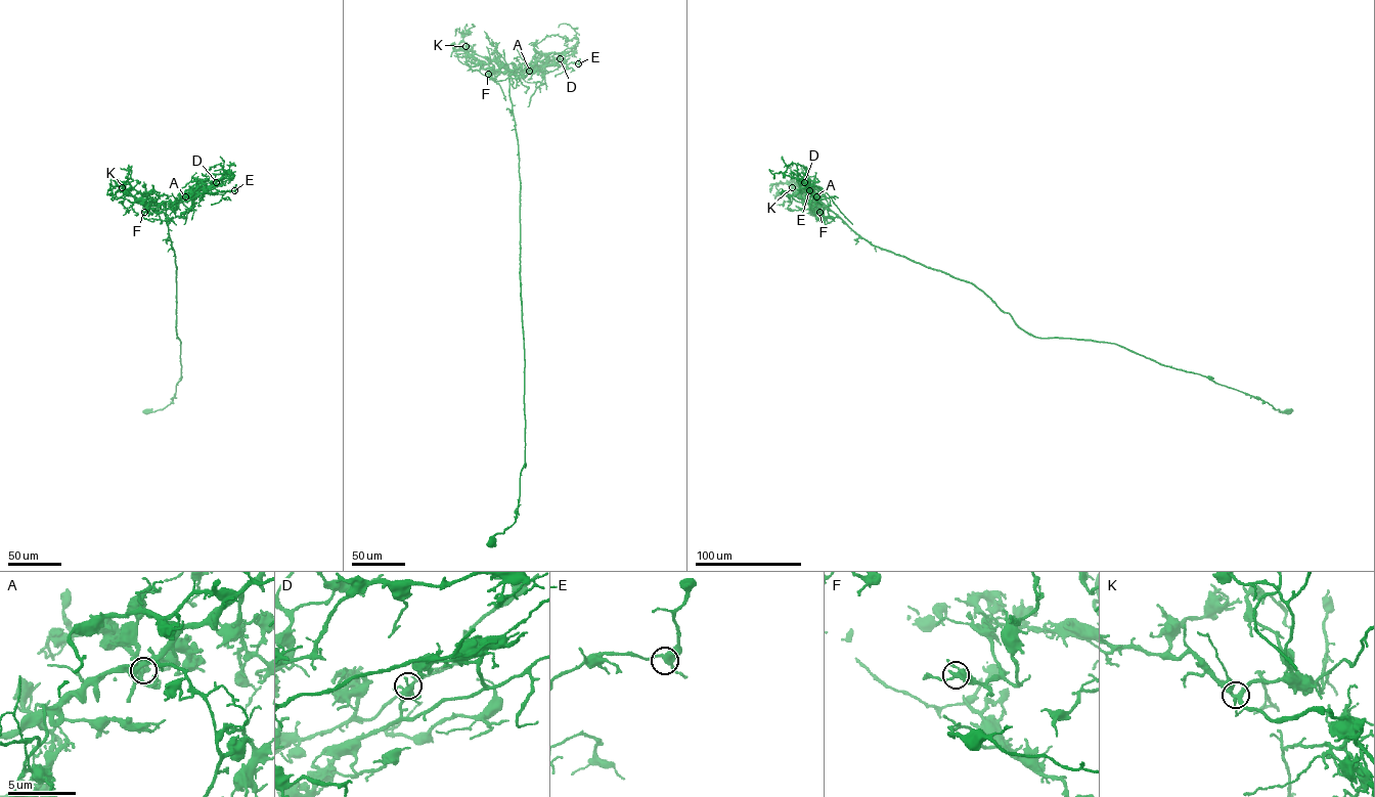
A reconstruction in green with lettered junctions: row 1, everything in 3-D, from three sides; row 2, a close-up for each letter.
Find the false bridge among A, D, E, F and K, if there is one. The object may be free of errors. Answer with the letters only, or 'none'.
A

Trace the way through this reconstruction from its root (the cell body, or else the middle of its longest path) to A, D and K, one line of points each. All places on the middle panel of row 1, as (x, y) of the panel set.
A: (491, 542), (493, 535), (502, 532), (515, 521), (525, 461), (520, 182), (508, 75), (511, 72), (529, 71)
D: (491, 542), (493, 535), (515, 521), (525, 461), (520, 182), (508, 75), (560, 58)
K: (491, 542), (493, 535), (515, 521), (525, 461), (520, 182), (508, 74), (466, 46)

